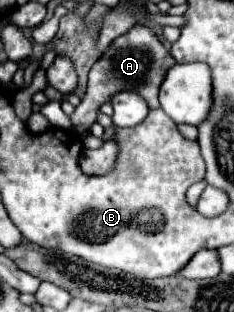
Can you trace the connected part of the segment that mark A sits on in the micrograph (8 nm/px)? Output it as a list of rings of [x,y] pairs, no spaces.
[[[132,27],[128,33],[120,35],[110,43],[110,47],[104,51],[104,55],[94,63],[88,75],[88,91],[82,103],[76,107],[76,111],[70,115],[72,129],[84,127],[86,131],[96,121],[96,107],[110,101],[110,97],[118,91],[136,91],[142,95],[150,109],[158,107],[158,87],[164,81],[164,73],[174,65],[176,61],[172,55],[164,49],[164,45],[156,39],[154,31],[148,27]]]

